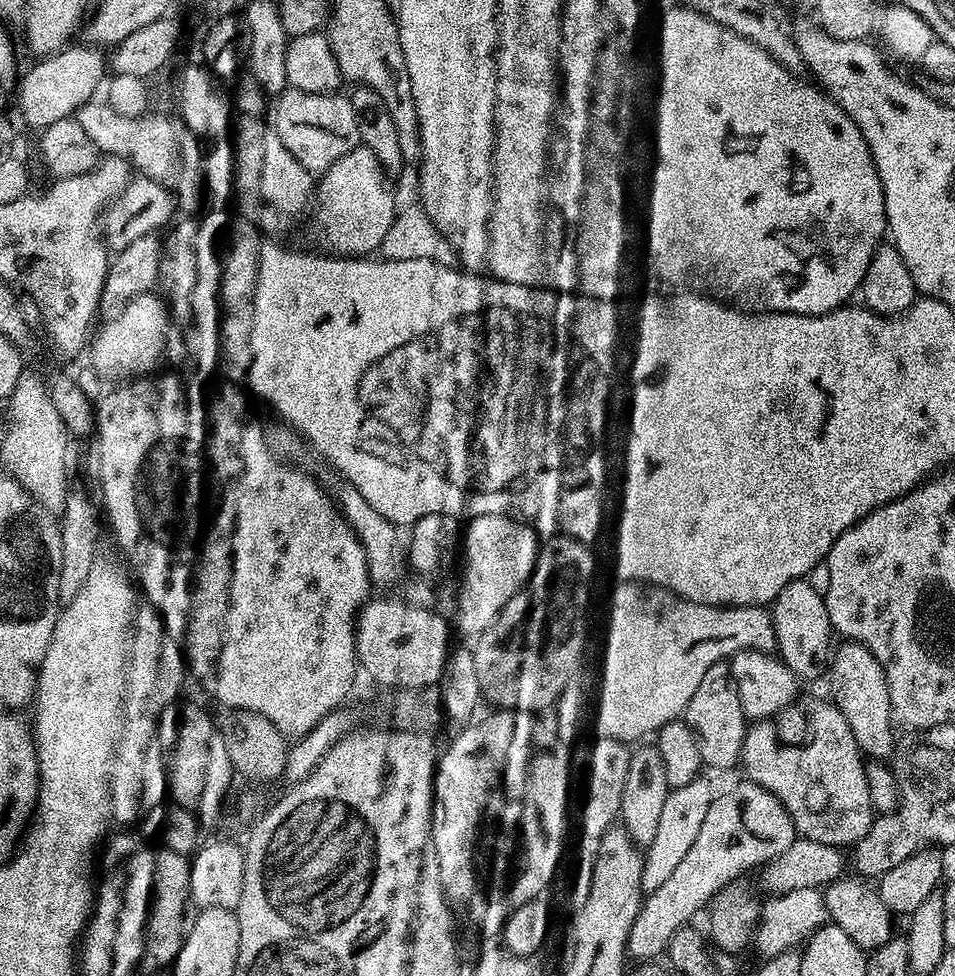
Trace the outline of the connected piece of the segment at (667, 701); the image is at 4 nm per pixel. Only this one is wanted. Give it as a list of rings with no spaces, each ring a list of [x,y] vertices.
[[[620,582],[617,585],[608,600],[612,609],[604,616],[600,669],[596,676],[588,672],[581,680],[573,679],[554,705],[554,728],[565,741],[571,742],[579,734],[580,727],[589,728],[596,738],[608,736],[611,740],[643,741],[640,740],[643,736],[651,737],[671,720],[683,717],[690,698],[694,698],[694,690],[698,690],[710,666],[731,661],[734,653],[742,650],[776,652],[774,626],[767,607],[730,608],[719,604],[699,604],[693,600],[681,600],[668,589],[658,588],[654,584]]]

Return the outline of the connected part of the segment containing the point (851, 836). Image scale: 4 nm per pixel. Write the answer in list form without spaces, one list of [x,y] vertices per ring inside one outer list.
[[[812,700],[804,708],[804,720],[808,723],[808,733],[801,744],[783,744],[780,732],[771,719],[749,723],[748,732],[744,735],[740,751],[739,767],[751,783],[762,786],[782,802],[782,806],[790,814],[797,833],[803,839],[814,842],[826,842],[830,846],[843,849],[844,844],[855,846],[870,830],[874,813],[870,802],[870,790],[866,787],[864,765],[858,742],[854,742],[854,734],[850,726],[846,726],[846,718],[836,709],[835,703],[824,700]]]

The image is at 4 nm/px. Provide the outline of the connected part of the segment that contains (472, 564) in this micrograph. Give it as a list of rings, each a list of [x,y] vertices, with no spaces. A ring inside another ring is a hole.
[[[486,514],[473,516],[462,532],[464,565],[460,568],[460,585],[456,597],[446,611],[451,627],[475,638],[485,632],[498,614],[514,598],[518,589],[532,576],[536,555],[540,553],[538,533],[529,524],[511,520],[508,516]]]

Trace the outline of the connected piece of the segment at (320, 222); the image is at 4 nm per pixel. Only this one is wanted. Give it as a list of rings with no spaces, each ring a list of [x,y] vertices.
[[[357,146],[334,162],[319,177],[318,187],[314,192],[314,211],[312,216],[312,240],[317,244],[321,253],[329,256],[345,258],[368,258],[382,246],[382,238],[386,238],[390,226],[398,211],[396,192],[392,189],[393,181],[382,170],[378,158],[374,158],[374,150]]]

